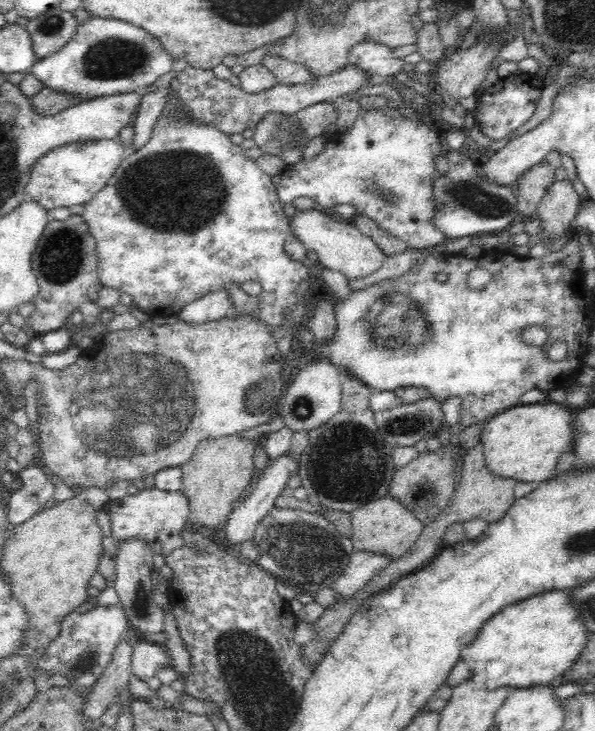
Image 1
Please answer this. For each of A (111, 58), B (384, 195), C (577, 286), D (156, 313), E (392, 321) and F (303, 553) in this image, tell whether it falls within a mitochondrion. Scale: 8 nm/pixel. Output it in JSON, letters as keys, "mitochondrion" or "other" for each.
{"A":"mitochondrion","B":"mitochondrion","C":"other","D":"other","E":"mitochondrion","F":"mitochondrion"}

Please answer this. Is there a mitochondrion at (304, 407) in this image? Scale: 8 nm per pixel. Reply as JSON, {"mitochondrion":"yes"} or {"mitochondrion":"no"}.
{"mitochondrion":"yes"}

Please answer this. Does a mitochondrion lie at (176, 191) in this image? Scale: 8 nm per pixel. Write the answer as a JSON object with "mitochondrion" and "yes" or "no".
{"mitochondrion":"yes"}

